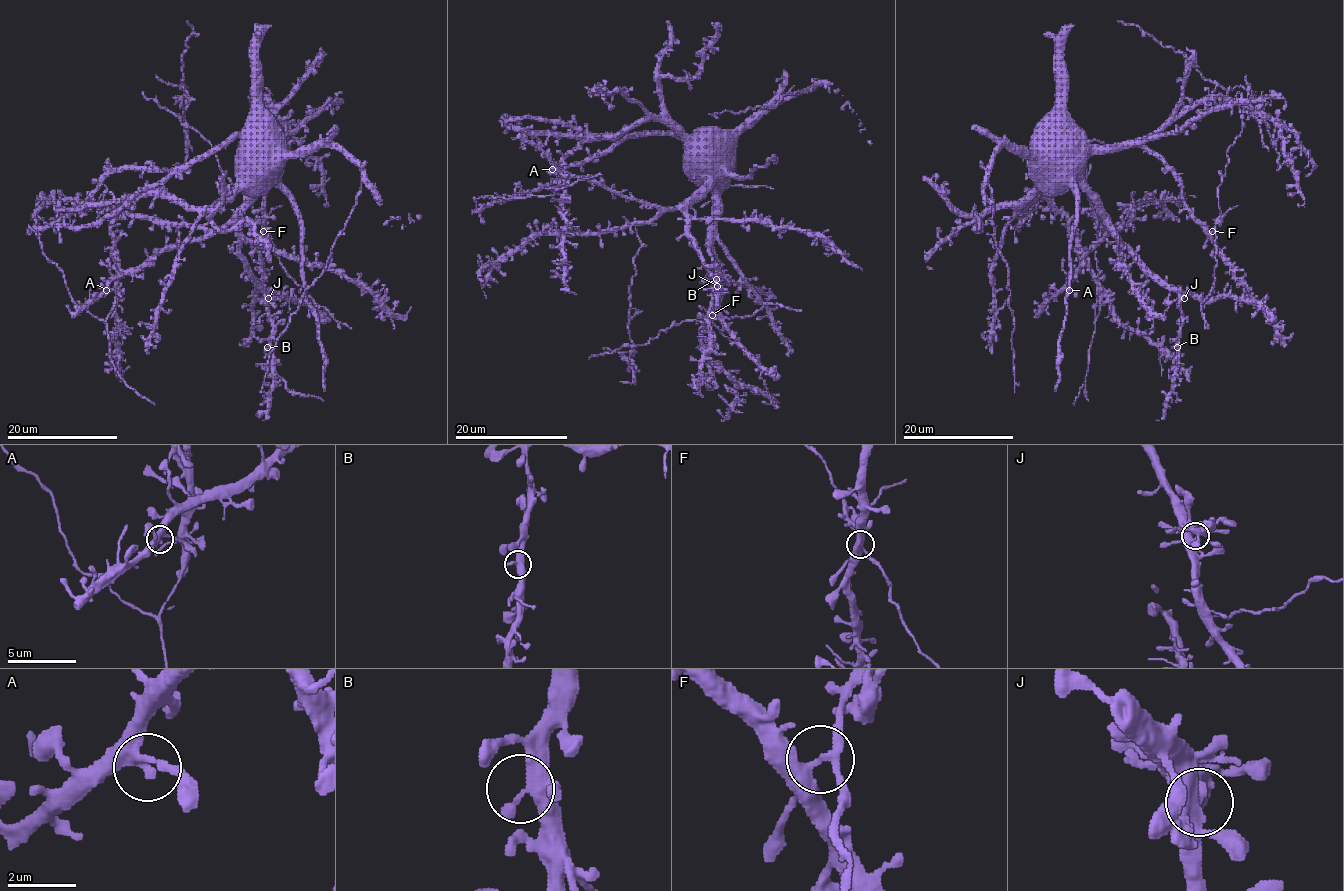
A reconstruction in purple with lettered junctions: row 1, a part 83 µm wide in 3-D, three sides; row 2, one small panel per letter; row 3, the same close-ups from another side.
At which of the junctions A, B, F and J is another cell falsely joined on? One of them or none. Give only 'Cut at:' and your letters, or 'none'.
Cut at: F

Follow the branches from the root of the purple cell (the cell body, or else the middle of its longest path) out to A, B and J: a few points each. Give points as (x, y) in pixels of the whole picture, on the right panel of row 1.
A: (1114, 147), (1098, 148), (1084, 165), (1084, 190), (1105, 218), (1107, 232), (1082, 258), (1067, 284), (1069, 290)
B: (1114, 147), (1098, 148), (1088, 158), (1082, 172), (1084, 190), (1110, 230), (1178, 294), (1181, 337), (1177, 347)
J: (1114, 147), (1098, 148), (1088, 158), (1082, 172), (1084, 190), (1110, 230), (1184, 298)

